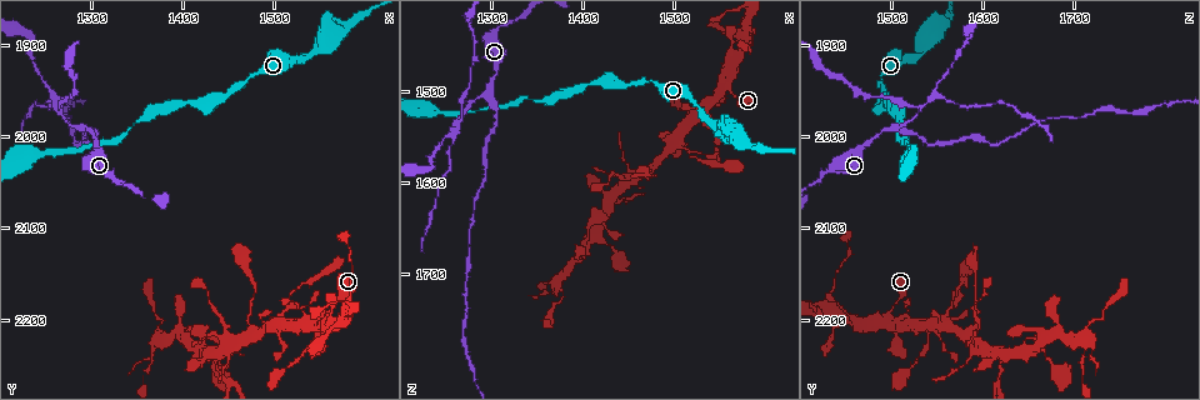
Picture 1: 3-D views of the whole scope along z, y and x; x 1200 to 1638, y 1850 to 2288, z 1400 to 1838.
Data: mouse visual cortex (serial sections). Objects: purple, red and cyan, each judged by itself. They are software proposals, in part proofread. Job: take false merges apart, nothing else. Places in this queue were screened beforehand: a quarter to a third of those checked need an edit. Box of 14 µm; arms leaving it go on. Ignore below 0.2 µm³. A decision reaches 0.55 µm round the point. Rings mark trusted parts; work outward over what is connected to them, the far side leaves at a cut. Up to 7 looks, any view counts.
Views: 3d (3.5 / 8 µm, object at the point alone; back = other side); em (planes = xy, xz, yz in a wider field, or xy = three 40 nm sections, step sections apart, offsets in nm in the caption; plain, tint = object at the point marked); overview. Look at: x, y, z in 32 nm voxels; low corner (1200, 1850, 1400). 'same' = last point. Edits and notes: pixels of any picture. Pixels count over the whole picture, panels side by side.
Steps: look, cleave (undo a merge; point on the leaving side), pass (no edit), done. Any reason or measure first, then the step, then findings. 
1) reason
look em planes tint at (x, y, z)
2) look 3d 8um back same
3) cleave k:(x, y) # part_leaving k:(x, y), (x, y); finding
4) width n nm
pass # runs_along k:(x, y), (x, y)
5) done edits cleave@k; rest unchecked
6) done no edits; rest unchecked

three arms meet
look 3d 3.5um at (1530, 2205, 1520)

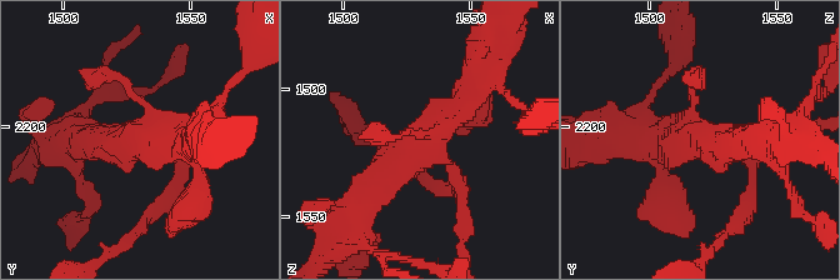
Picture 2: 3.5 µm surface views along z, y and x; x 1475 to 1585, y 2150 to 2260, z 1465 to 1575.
look em xy step 5 tint at (1531, 2204, 1520)

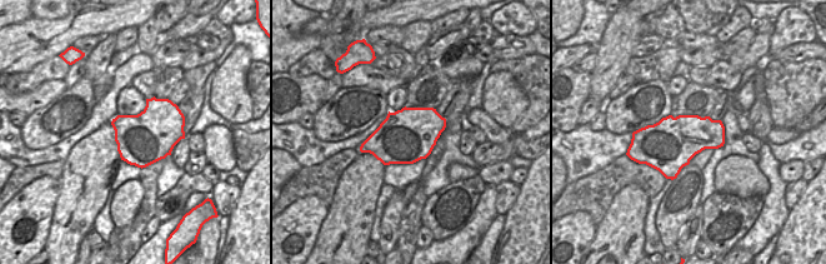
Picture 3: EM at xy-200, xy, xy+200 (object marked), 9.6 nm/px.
pass # runs_along 2:(479, 84), (360, 199); all the same cell

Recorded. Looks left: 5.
sharp bend
look 3d 3.5um at (1435, 2235, 1615)

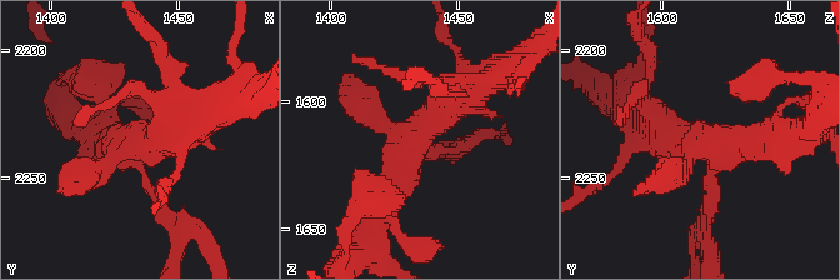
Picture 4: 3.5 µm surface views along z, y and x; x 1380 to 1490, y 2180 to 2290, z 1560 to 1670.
shape alone is not enough
look em xy step 5 tint at (1431, 2236, 1619)

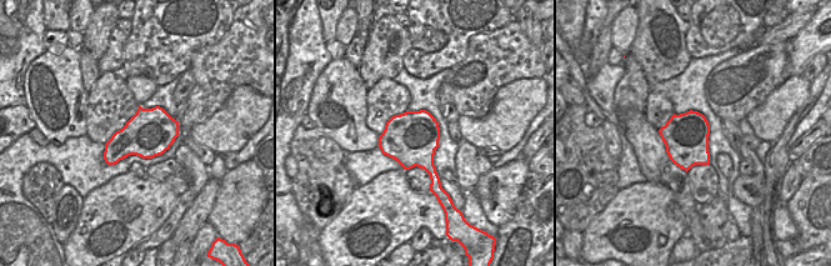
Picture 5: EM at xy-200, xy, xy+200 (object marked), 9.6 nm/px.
pass # all the same cell

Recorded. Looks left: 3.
two arms in line, one across
look 3d 8um at (1265, 1975, 1525)

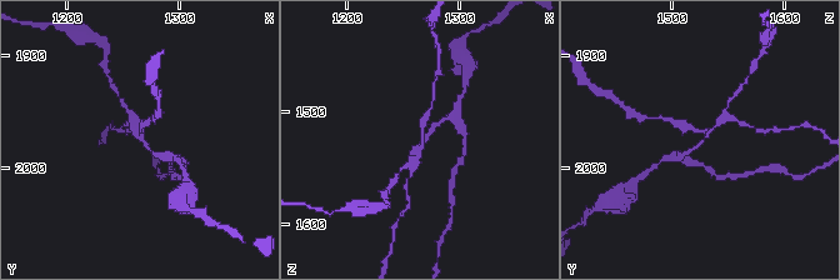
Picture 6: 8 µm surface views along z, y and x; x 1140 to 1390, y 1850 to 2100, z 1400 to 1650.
arms 3; arm_widths 200, 200, 200 nm; shape alone is not enough
look em xy step 5 tint at (1270, 1976, 1524)

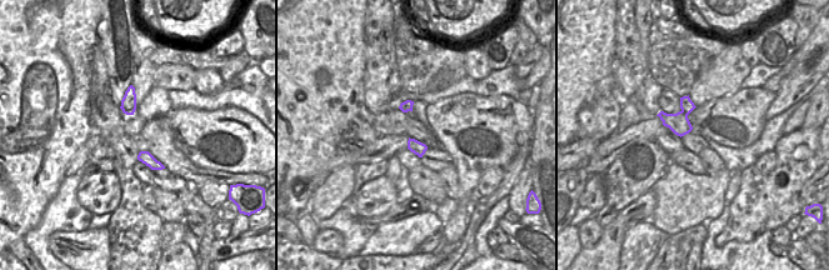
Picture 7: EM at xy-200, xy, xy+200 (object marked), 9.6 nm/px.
cleave 6:(684, 128) # border 7:(682, 110), (687, 115); two cells meet here

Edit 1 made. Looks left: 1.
done edits cleave@6; rest unchecked

